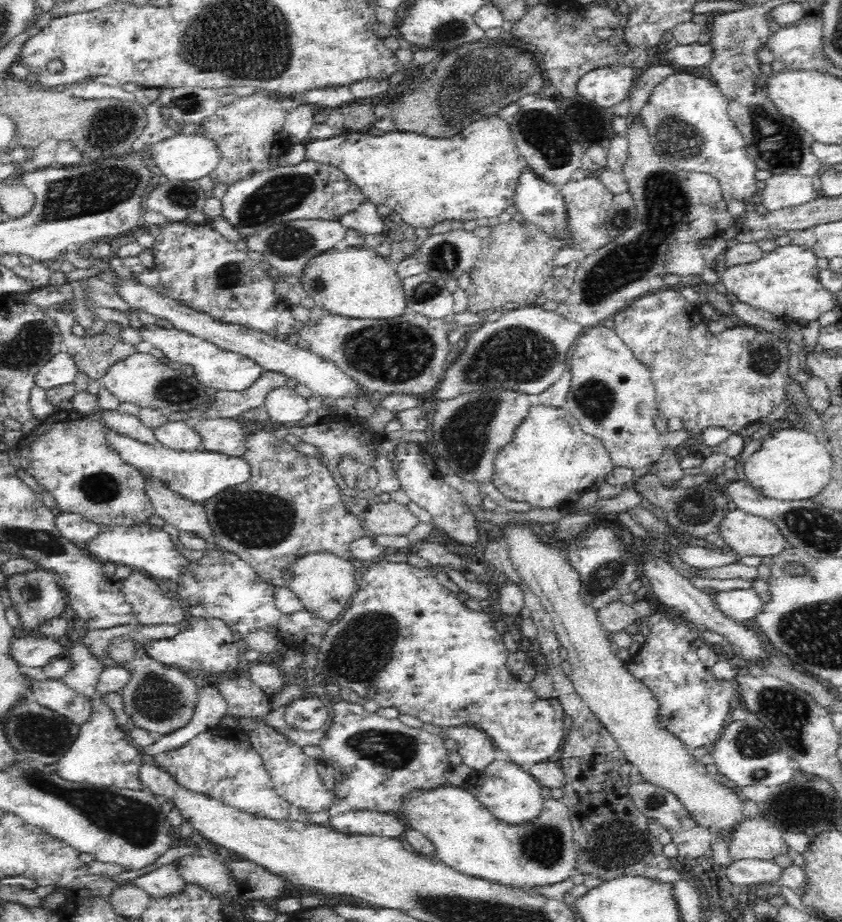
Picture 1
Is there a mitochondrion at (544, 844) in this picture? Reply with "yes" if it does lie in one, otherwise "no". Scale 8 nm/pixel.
yes

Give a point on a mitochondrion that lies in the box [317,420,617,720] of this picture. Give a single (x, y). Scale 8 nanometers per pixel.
(361, 652)

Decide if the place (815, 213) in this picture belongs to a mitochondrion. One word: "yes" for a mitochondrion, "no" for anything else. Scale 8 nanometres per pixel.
no

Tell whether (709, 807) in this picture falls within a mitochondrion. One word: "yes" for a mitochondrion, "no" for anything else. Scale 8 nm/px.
no

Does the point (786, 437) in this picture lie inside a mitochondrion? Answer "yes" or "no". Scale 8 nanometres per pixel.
no

